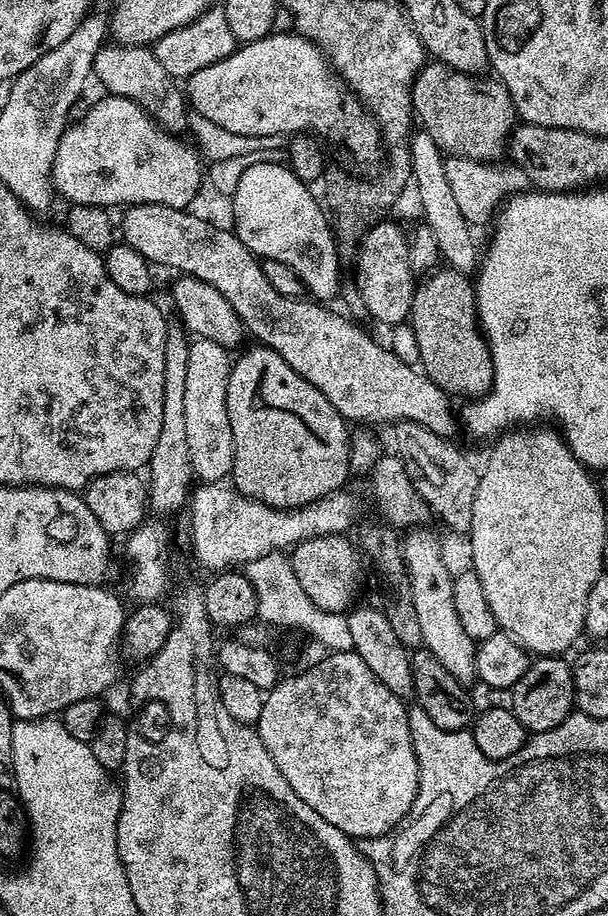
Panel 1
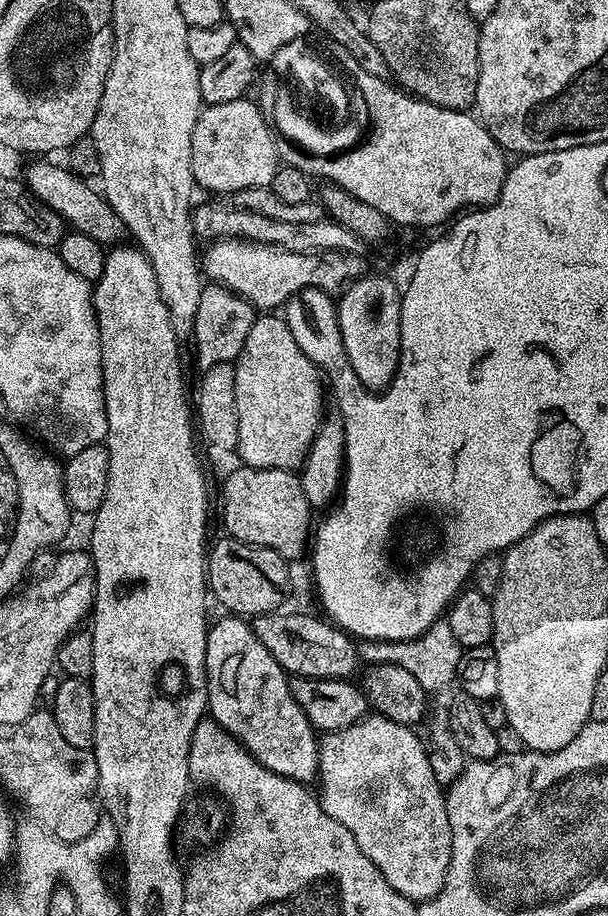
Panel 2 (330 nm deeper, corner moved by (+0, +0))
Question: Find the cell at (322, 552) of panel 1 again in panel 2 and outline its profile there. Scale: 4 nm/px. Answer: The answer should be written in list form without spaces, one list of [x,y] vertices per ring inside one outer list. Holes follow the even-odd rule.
[[[236,466],[224,480],[224,528],[233,540],[269,548],[284,560],[295,562],[309,551],[312,515],[314,509],[302,494],[302,482],[295,471]]]

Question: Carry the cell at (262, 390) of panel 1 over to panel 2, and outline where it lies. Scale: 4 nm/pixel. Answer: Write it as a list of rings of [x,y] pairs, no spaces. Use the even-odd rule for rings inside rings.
[[[280,314],[257,315],[234,367],[239,463],[249,468],[287,472],[299,469],[326,415],[326,388],[320,369],[302,354],[298,342],[294,342],[294,334],[290,334],[290,326]]]

